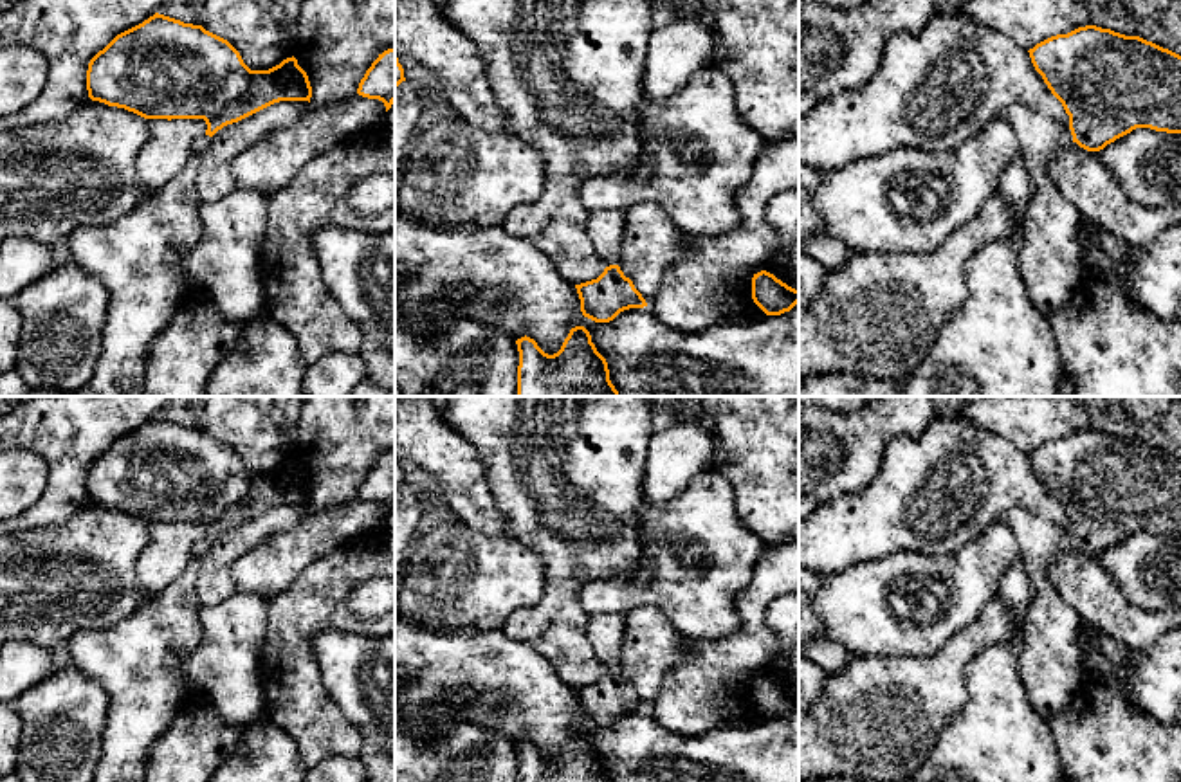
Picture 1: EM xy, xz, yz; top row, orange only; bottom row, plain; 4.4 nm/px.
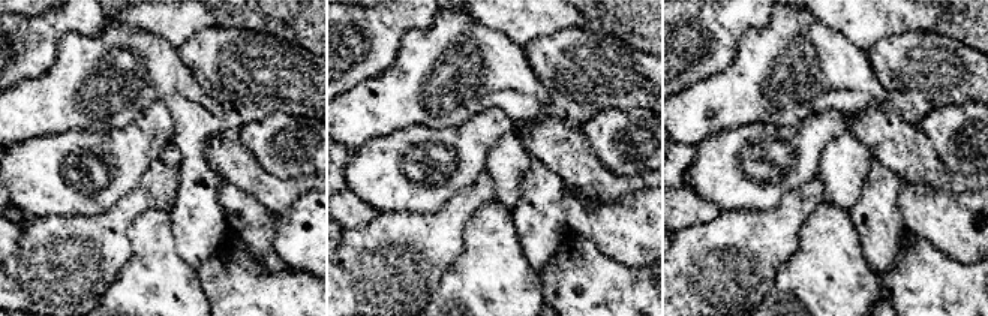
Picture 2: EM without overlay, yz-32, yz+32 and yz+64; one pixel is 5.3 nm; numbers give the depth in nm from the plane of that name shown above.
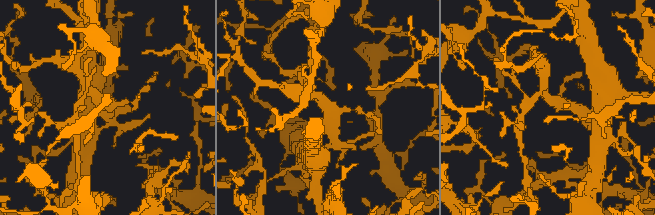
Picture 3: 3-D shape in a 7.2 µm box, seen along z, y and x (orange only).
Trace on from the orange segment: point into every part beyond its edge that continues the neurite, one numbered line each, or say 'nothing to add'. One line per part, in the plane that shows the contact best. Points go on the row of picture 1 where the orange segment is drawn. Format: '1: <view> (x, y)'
1: yz (1052, 254)

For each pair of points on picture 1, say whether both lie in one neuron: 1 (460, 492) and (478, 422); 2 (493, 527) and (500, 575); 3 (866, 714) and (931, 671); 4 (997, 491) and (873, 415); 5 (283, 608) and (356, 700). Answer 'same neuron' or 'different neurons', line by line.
1: different neurons
2: different neurons
3: same neuron
4: different neurons
5: different neurons

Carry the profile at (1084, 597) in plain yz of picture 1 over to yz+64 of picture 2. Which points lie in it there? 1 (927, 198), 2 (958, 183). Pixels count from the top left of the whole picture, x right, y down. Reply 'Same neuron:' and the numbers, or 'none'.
Same neuron: 2

